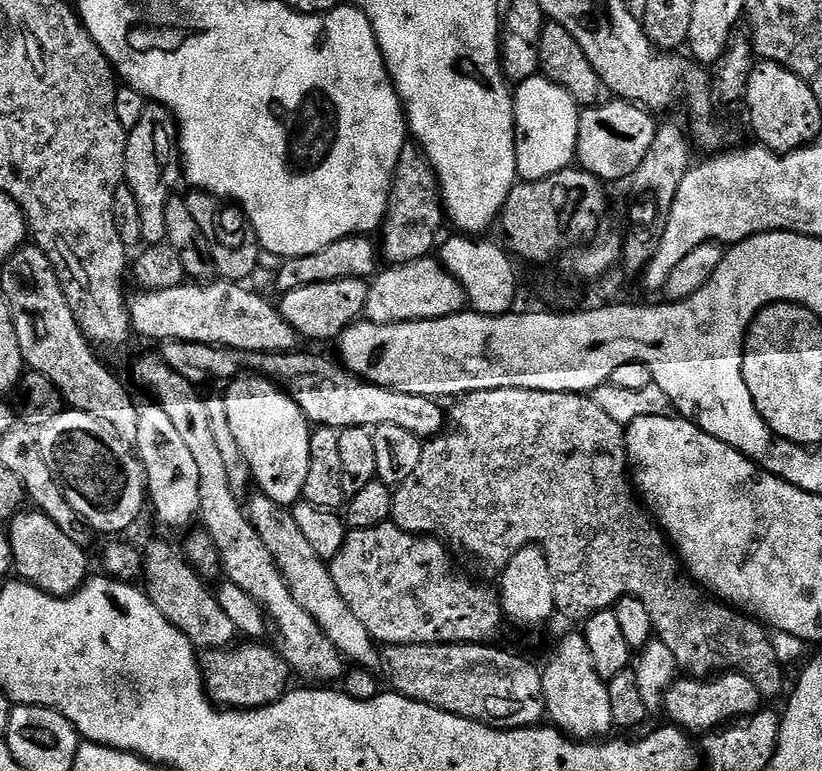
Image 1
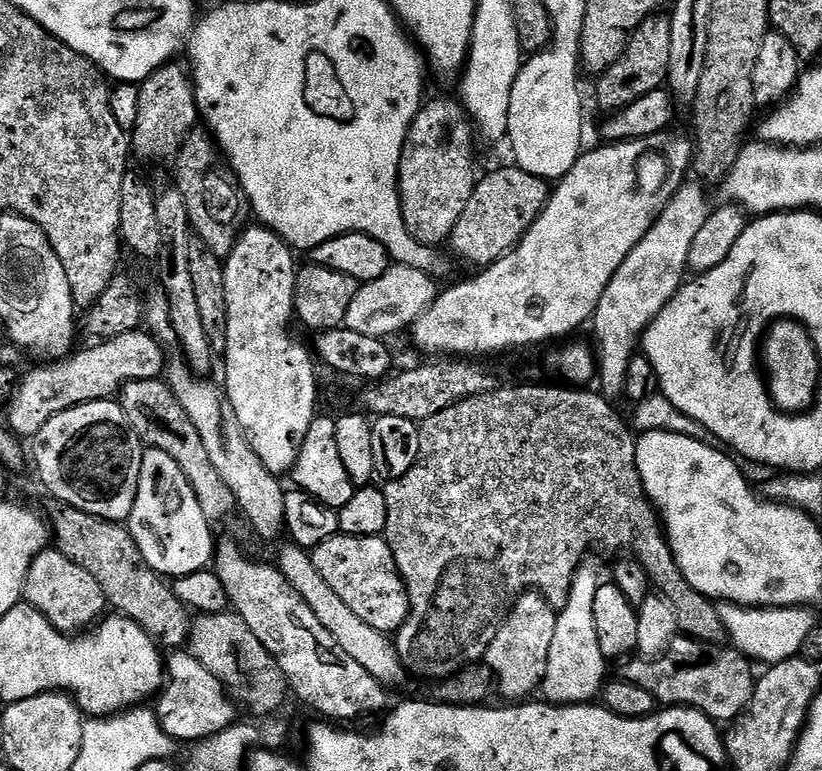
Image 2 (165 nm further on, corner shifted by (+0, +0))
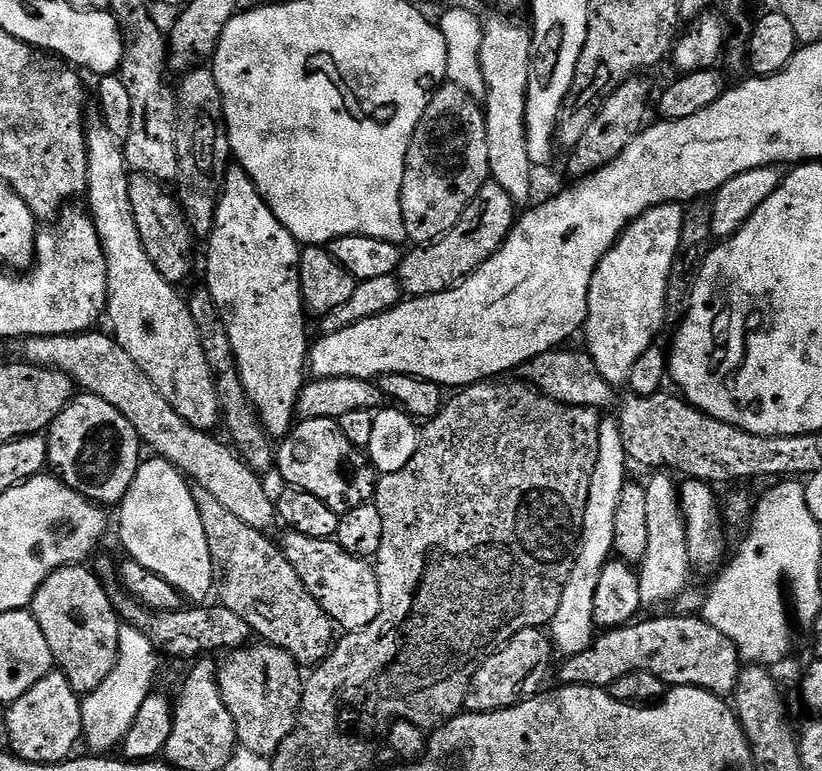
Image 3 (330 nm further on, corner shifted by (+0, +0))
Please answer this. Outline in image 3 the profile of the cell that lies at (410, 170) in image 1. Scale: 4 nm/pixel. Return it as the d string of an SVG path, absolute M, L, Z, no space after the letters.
M445 82L430 98L422 118L412 135L402 174L402 222L406 222L406 234L413 245L432 244L447 236L448 231L462 218L462 214L474 202L478 190L490 180L490 146L486 146L486 122L481 101L462 86Z

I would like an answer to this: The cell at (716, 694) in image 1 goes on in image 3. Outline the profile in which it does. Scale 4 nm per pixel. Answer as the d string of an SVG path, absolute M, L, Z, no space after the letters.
M679 615L660 616L657 620L641 619L639 622L625 624L622 628L614 628L597 635L592 645L582 650L582 654L574 654L563 661L559 683L578 688L607 689L609 684L618 682L622 674L630 674L634 670L646 670L650 674L658 674L658 678L662 678L664 685L672 688L701 688L712 692L715 696L731 697L740 681L742 667L734 642L730 642L730 638L722 634L722 630L714 630L714 626L707 624L699 615Z

